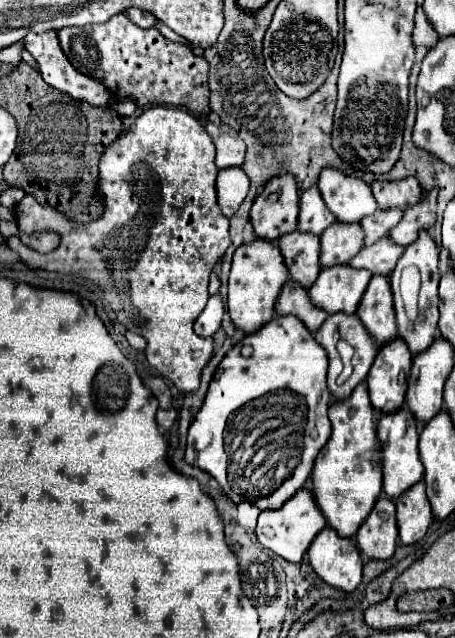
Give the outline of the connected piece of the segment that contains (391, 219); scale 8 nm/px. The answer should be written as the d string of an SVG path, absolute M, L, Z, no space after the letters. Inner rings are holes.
M375 211L375 215L367 215L367 219L361 219L361 227L365 231L365 245L375 243L377 239L389 235L389 231L399 223L403 211Z

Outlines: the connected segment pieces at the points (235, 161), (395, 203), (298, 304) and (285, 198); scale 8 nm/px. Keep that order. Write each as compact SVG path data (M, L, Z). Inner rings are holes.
M205 121L205 131L209 133L209 137L213 139L215 147L217 147L217 167L239 167L245 159L245 143L243 139L239 139L239 135L235 135L233 127L227 127L225 123L215 125L211 121Z
M405 177L399 181L373 181L371 183L373 195L381 209L389 207L407 207L421 199L423 189L415 177Z
M289 279L283 285L283 289L279 293L279 299L275 303L275 313L277 315L295 315L295 317L299 317L307 325L307 329L313 331L313 333L327 319L327 313L311 303L307 289L299 287L299 283L295 283L293 279Z
M291 173L277 175L255 197L255 203L251 207L251 225L257 237L267 241L277 241L281 235L297 229L297 213L299 213L299 185L295 183L295 175Z

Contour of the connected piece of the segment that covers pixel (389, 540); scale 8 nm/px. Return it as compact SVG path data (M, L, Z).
M377 499L369 517L359 527L355 541L359 551L369 559L389 559L397 549L397 521L395 503L391 499Z

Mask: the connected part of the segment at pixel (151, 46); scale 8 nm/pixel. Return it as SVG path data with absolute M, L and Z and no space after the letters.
M121 13L101 25L65 27L57 35L61 49L73 67L101 81L117 99L133 97L141 109L171 105L195 115L207 115L211 111L207 61L197 57L187 45L165 39L157 27L141 29L133 25L125 13Z

